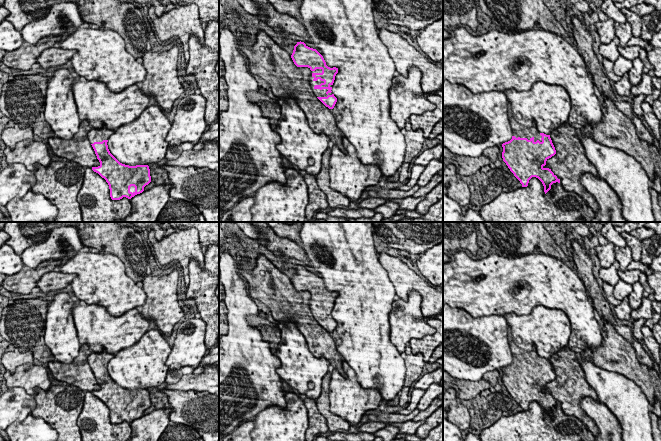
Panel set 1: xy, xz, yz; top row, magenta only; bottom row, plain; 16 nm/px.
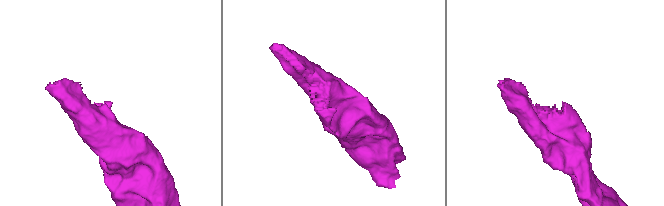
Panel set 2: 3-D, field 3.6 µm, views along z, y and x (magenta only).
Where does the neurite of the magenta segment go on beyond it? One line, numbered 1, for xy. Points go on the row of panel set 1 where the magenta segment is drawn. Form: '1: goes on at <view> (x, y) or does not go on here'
1: goes on at xy (95, 134)

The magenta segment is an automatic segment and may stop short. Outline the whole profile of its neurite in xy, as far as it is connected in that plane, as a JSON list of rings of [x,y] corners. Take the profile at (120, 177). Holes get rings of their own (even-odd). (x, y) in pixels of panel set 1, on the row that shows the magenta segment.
[[[105,126],[92,127],[88,132],[87,138],[100,162],[100,165],[92,167],[92,170],[108,183],[112,200],[120,200],[123,197],[131,199],[142,193],[144,187],[151,182],[150,169],[148,165],[122,164],[110,153],[107,142],[114,132]]]

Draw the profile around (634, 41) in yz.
[[[632,36],[628,42],[628,46],[639,46],[640,48],[645,49],[647,52],[652,49],[651,41],[646,41],[640,36]]]

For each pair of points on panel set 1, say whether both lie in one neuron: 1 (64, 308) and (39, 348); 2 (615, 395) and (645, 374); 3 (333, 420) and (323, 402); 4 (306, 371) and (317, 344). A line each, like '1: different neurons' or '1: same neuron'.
1: different neurons
2: different neurons
3: same neuron
4: different neurons

